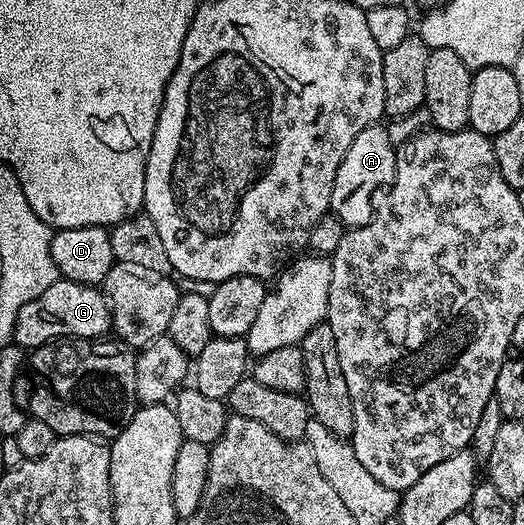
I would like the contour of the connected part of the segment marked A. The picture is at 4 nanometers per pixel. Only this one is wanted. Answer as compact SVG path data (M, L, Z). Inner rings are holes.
M384 125L367 127L362 129L362 133L358 133L358 137L354 137L354 145L346 149L346 157L342 157L342 165L338 165L334 189L330 193L331 214L335 215L345 228L361 227L371 221L378 192L387 188L396 175L397 150L397 144L392 144Z

